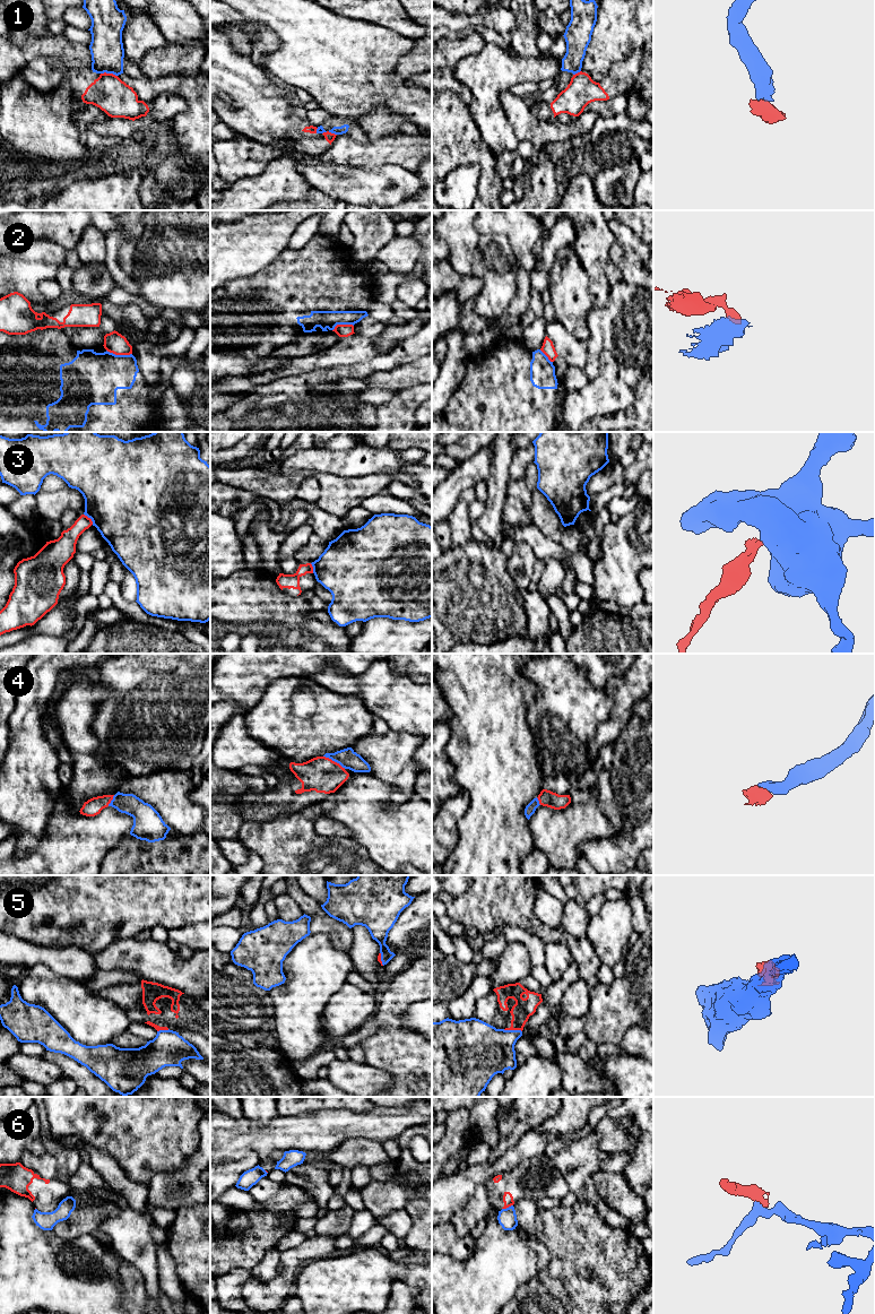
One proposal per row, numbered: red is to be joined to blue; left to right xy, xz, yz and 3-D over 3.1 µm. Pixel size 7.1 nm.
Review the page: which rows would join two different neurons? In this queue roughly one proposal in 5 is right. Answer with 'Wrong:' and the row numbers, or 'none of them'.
Wrong: 1, 2, 3, 5, 6

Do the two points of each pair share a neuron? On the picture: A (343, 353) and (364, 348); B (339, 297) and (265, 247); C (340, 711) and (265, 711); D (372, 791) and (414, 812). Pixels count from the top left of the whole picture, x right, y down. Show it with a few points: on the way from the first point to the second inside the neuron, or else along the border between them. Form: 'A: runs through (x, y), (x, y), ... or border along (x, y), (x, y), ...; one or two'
A: runs through (348, 351), (358, 348); one
B: border along (286, 248), (257, 271); two
C: runs through (321, 711), (309, 712), (305, 716), (284, 716); one
D: runs through (371, 805), (382, 817), (399, 817); one

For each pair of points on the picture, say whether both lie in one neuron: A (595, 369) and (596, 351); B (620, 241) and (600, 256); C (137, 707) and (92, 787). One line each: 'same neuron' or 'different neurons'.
A: same neuron
B: different neurons
C: different neurons

